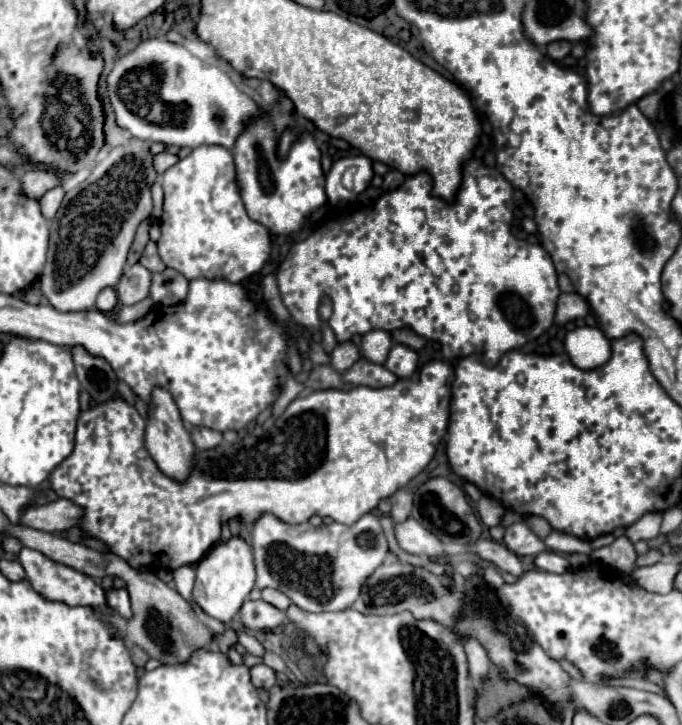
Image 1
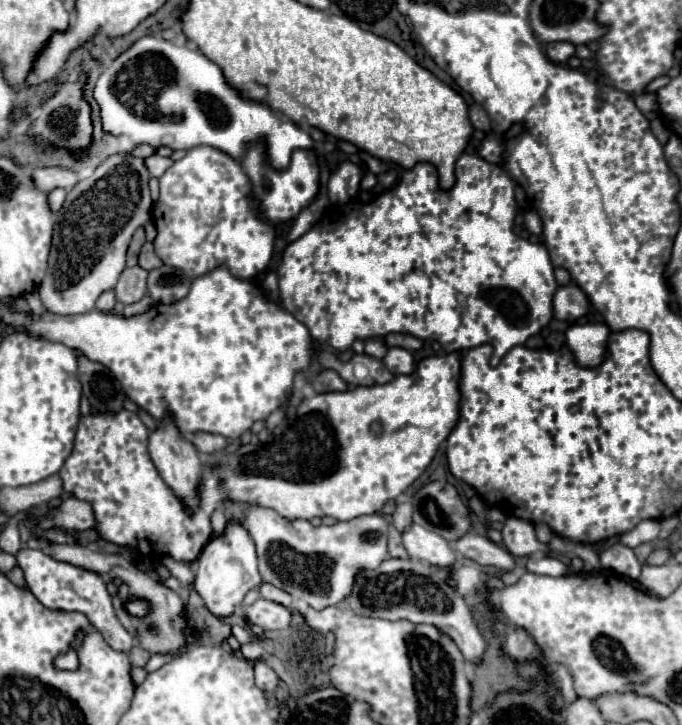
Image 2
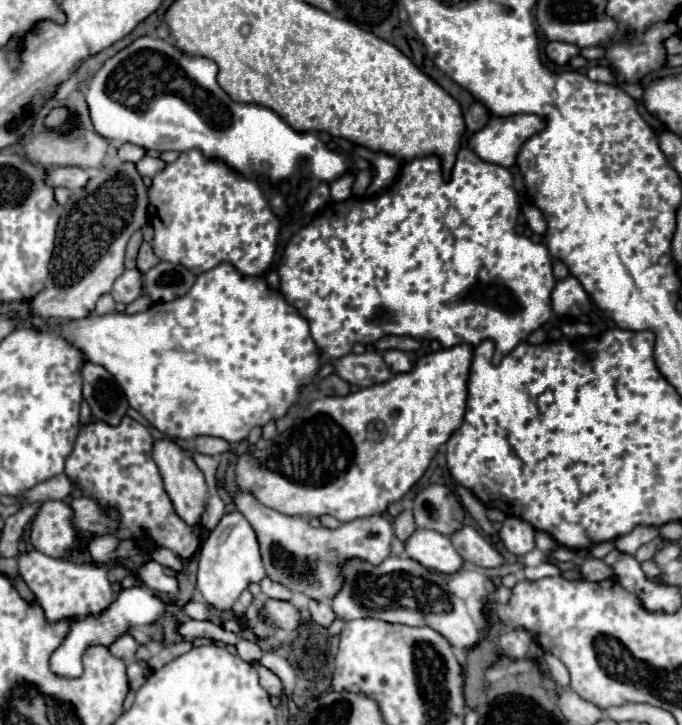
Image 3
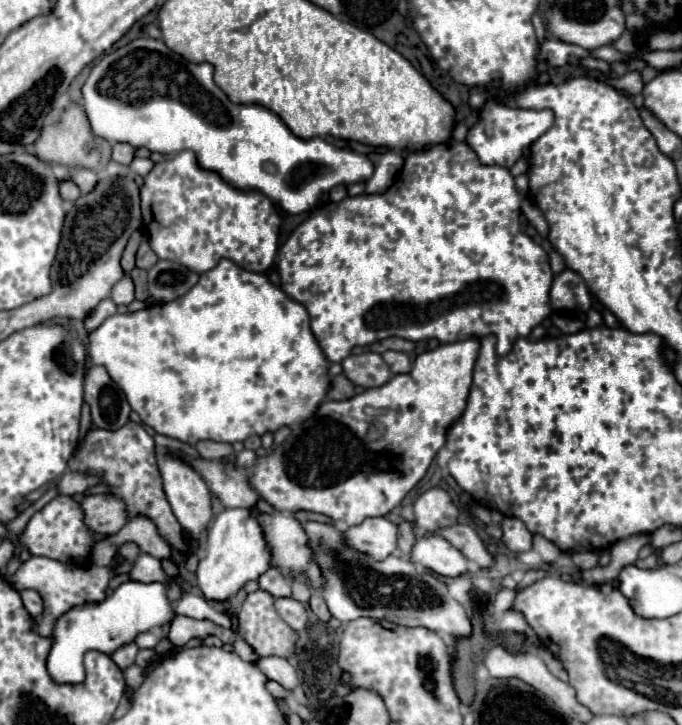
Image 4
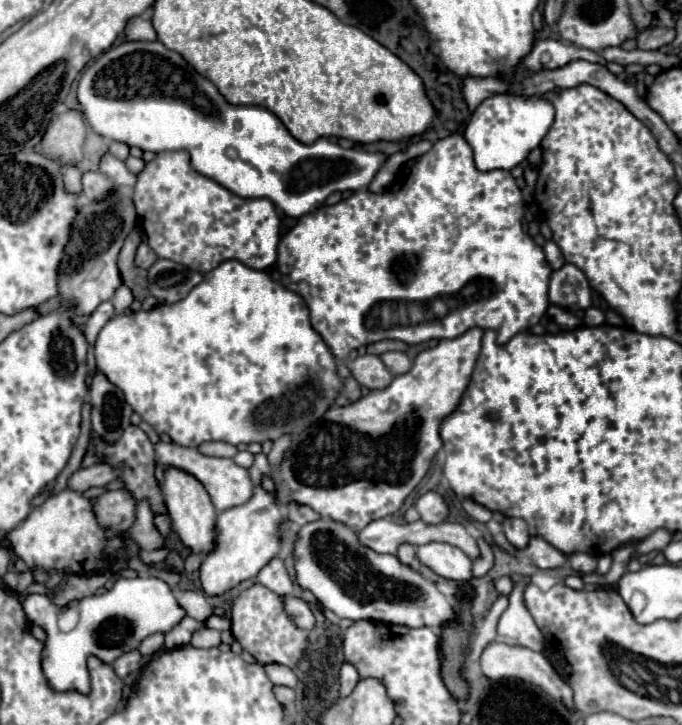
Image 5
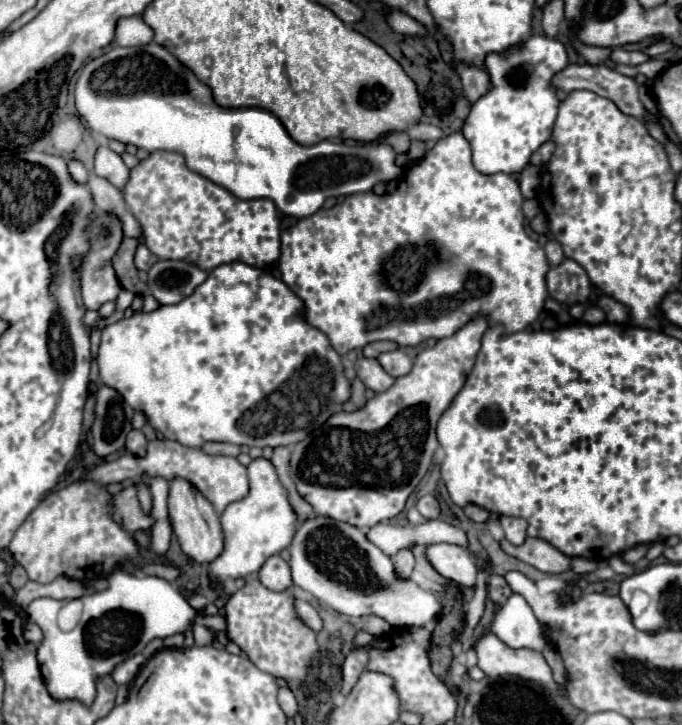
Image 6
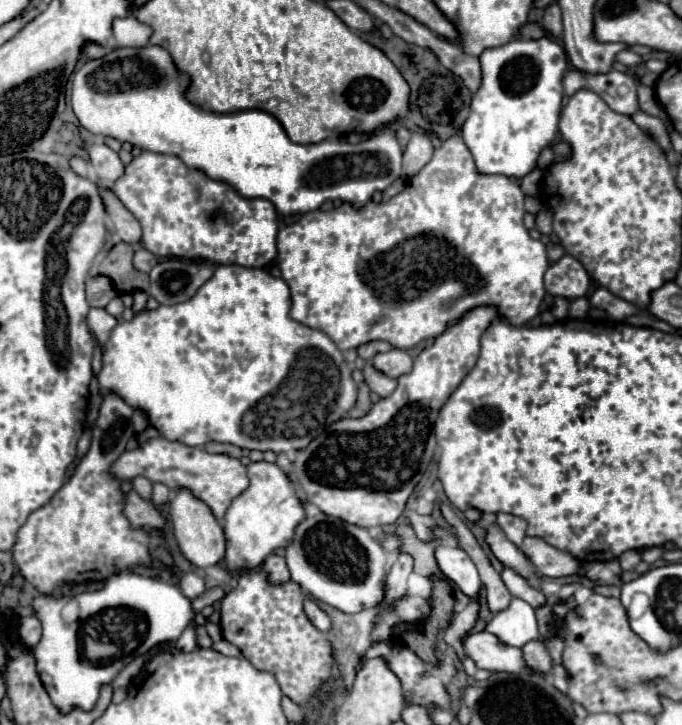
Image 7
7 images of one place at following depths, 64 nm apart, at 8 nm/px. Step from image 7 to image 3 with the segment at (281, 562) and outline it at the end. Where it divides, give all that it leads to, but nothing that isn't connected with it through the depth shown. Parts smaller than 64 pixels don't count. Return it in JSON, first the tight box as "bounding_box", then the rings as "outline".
{"bounding_box":[260,576,292,600],"outline":[[[268,576],[260,582],[260,588],[262,588],[262,594],[266,598],[276,598],[276,600],[290,600],[292,598],[292,592],[284,584],[274,582]]]}

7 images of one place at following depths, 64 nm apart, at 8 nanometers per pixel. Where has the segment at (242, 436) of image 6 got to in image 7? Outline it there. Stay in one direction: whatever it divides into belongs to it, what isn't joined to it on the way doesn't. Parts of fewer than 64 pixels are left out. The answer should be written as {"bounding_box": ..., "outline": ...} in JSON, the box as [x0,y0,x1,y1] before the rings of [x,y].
{"bounding_box":[98,264,358,454],"outline":[[[238,264],[232,266],[218,266],[212,280],[196,292],[196,296],[184,304],[174,306],[158,306],[156,310],[144,310],[136,314],[130,322],[118,322],[110,334],[106,350],[102,354],[102,370],[98,374],[98,382],[102,388],[116,392],[122,400],[126,400],[132,408],[140,408],[148,414],[150,424],[166,438],[176,440],[188,446],[204,446],[206,442],[228,442],[240,446],[244,450],[272,450],[276,454],[290,452],[290,450],[304,450],[314,438],[324,432],[326,426],[336,424],[338,420],[346,418],[348,412],[354,408],[358,398],[358,386],[352,380],[352,370],[348,368],[344,354],[336,348],[336,344],[324,336],[324,332],[308,328],[290,318],[290,300],[288,300],[288,286],[282,278],[274,278],[262,268],[244,268]]]}

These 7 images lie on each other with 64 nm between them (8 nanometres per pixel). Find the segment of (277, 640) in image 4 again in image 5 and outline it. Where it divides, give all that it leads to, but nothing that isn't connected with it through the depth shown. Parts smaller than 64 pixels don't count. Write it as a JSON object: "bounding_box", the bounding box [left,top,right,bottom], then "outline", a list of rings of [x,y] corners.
{"bounding_box":[232,584,308,668],"outline":[[[262,584],[250,586],[232,602],[232,634],[240,646],[256,658],[260,666],[280,664],[296,668],[308,648],[308,634],[290,620],[284,610],[284,598],[276,596]]]}

